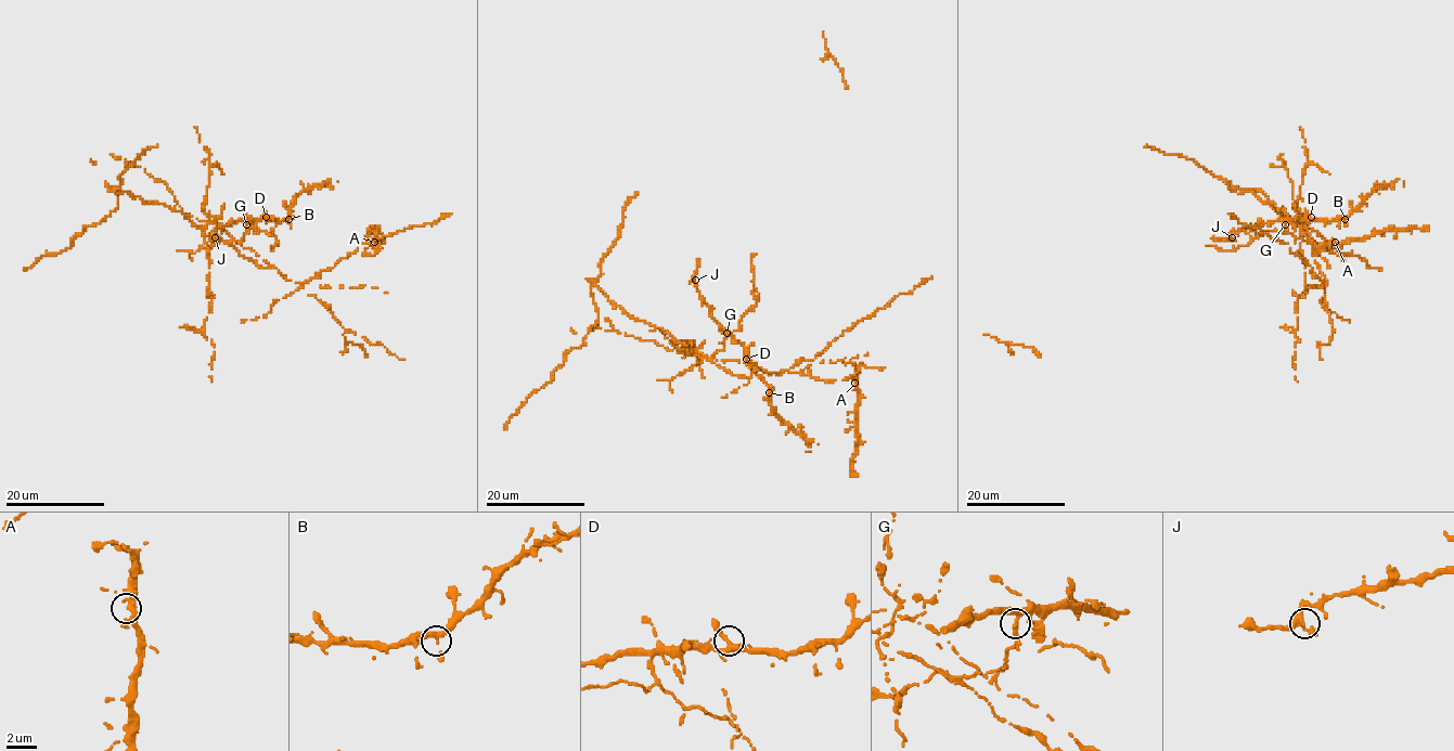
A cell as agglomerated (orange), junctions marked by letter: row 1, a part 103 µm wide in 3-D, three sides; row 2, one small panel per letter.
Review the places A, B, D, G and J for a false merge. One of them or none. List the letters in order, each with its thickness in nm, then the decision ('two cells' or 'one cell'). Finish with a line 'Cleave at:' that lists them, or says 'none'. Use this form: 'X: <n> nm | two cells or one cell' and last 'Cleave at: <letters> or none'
A: 360 nm | one cell
B: 260 nm | one cell
D: 280 nm | one cell
G: 280 nm | two cells
J: 300 nm | one cell
Cleave at: G

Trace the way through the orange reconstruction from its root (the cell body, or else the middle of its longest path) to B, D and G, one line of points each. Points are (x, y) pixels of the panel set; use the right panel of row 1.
B: (1297, 238), (1288, 231), (1287, 221), (1345, 219)
D: (1297, 238), (1288, 231), (1286, 222), (1311, 217)
G: (1297, 238), (1285, 224)

